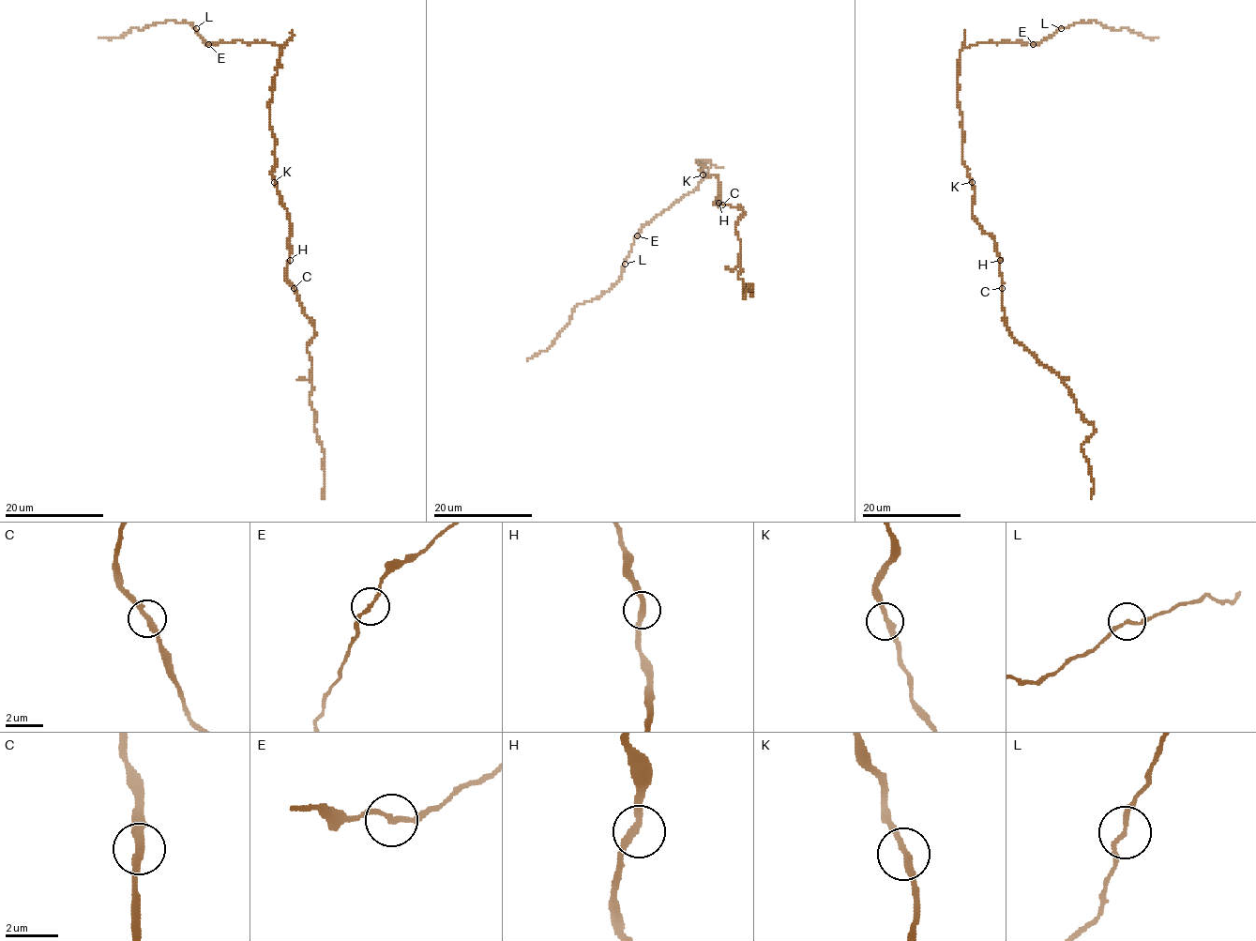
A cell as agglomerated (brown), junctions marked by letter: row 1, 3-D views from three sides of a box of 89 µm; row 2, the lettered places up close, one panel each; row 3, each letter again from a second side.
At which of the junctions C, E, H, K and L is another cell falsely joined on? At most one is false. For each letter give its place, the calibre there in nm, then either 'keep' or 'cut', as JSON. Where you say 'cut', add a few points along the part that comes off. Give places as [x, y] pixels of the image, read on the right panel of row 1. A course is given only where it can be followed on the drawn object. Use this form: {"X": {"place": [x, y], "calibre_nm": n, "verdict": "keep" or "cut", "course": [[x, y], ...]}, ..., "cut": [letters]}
{"C": {"place": [1002, 288], "calibre_nm": 280, "verdict": "keep"}, "E": {"place": [1033, 44], "calibre_nm": 180, "verdict": "keep"}, "H": {"place": [1000, 260], "calibre_nm": 280, "verdict": "keep"}, "K": {"place": [972, 182], "calibre_nm": 280, "verdict": "keep"}, "L": {"place": [1061, 28], "calibre_nm": 160, "verdict": "keep"}, "cut": []}

